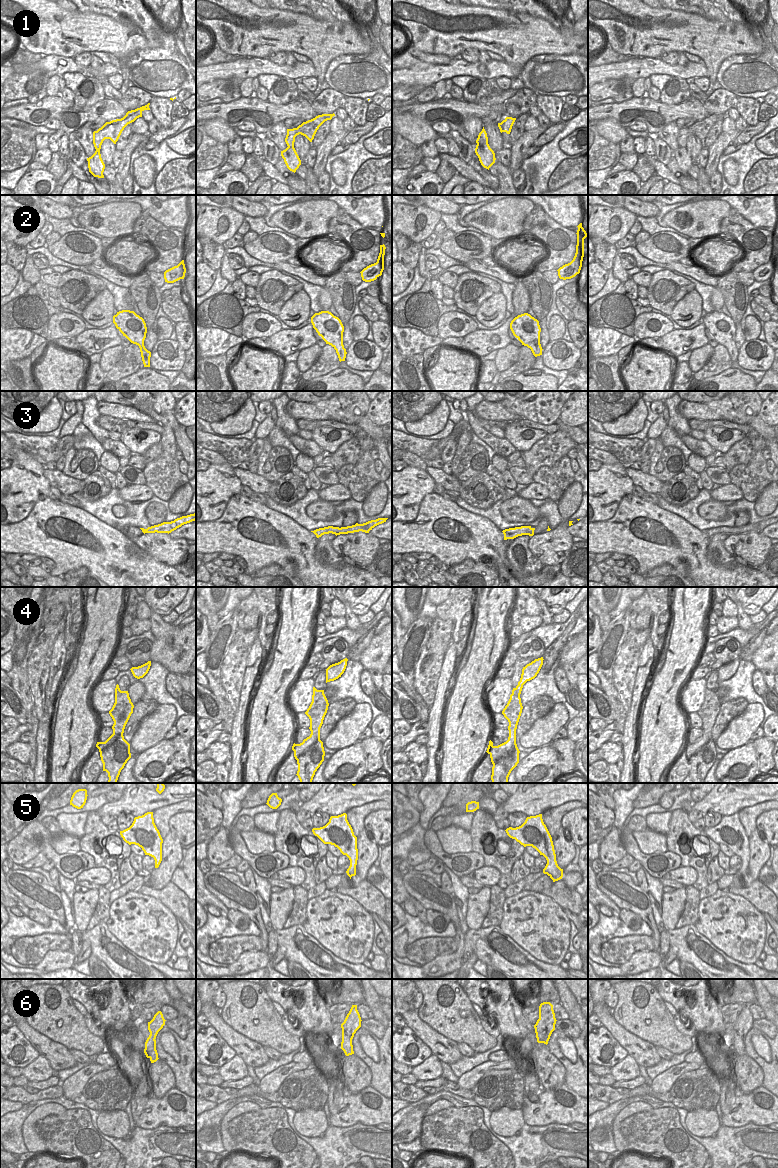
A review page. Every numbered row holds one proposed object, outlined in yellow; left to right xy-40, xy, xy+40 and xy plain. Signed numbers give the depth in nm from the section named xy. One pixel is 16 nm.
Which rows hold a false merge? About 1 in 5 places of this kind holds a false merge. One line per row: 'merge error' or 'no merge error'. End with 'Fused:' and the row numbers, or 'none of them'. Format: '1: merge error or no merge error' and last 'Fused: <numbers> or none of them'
1: merge error
2: no merge error
3: no merge error
4: merge error
5: no merge error
6: no merge error
Fused: 1, 4

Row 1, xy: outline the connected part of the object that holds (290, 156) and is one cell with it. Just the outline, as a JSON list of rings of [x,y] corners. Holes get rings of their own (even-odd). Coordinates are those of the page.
[[[287,147],[285,150],[281,151],[281,156],[284,159],[284,162],[287,168],[292,171],[296,172],[296,170],[301,165],[301,160],[295,150],[294,147]]]

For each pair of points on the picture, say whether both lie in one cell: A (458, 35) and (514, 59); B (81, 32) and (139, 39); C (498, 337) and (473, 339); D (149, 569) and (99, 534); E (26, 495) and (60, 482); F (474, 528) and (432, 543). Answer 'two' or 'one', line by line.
A: one
B: one
C: one
D: one
E: two
F: one

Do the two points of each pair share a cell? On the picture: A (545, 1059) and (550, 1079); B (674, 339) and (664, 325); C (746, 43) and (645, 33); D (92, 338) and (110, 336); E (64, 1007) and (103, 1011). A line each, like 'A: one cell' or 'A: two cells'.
A: one cell
B: two cells
C: one cell
D: one cell
E: two cells

